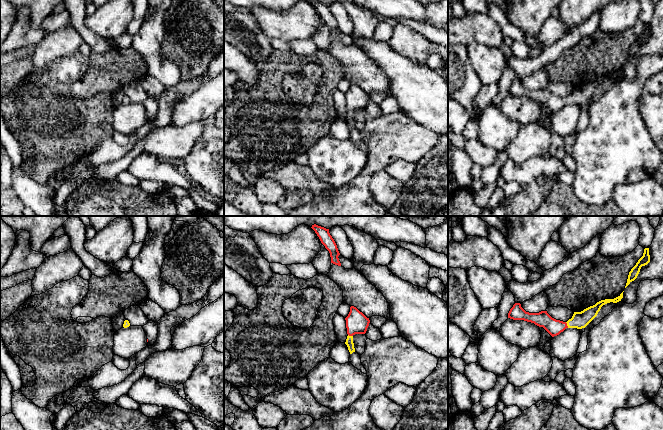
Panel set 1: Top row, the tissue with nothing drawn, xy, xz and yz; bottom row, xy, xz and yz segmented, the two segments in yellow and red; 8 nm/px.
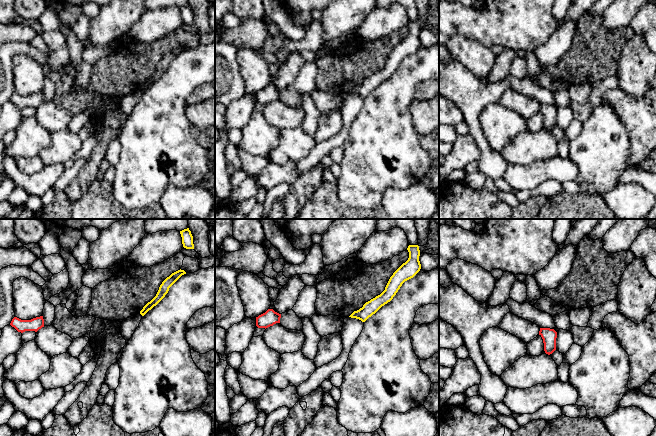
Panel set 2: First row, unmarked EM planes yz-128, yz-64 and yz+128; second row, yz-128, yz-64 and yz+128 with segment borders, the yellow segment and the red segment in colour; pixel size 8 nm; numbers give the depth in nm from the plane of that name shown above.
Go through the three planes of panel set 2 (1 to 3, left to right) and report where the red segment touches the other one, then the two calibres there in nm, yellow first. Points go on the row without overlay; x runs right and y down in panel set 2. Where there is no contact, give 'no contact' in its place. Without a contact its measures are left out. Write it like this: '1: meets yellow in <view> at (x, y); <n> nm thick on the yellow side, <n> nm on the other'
1: no contact
2: no contact
3: no contact

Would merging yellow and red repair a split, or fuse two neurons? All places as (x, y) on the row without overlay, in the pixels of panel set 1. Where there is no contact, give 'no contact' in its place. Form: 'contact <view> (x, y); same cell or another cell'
contact yz (567, 101); same cell

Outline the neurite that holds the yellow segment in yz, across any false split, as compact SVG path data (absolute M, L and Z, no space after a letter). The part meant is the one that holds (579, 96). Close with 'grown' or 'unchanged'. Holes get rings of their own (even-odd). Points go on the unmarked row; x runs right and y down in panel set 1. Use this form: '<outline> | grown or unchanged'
M623 68L614 75L605 75L597 78L595 81L584 85L581 88L574 88L571 95L567 98L552 94L547 87L539 89L526 88L520 79L515 79L508 89L508 94L513 96L524 96L543 103L552 113L559 111L566 104L585 104L598 90L601 83L607 79L617 79L623 74Z | grown

